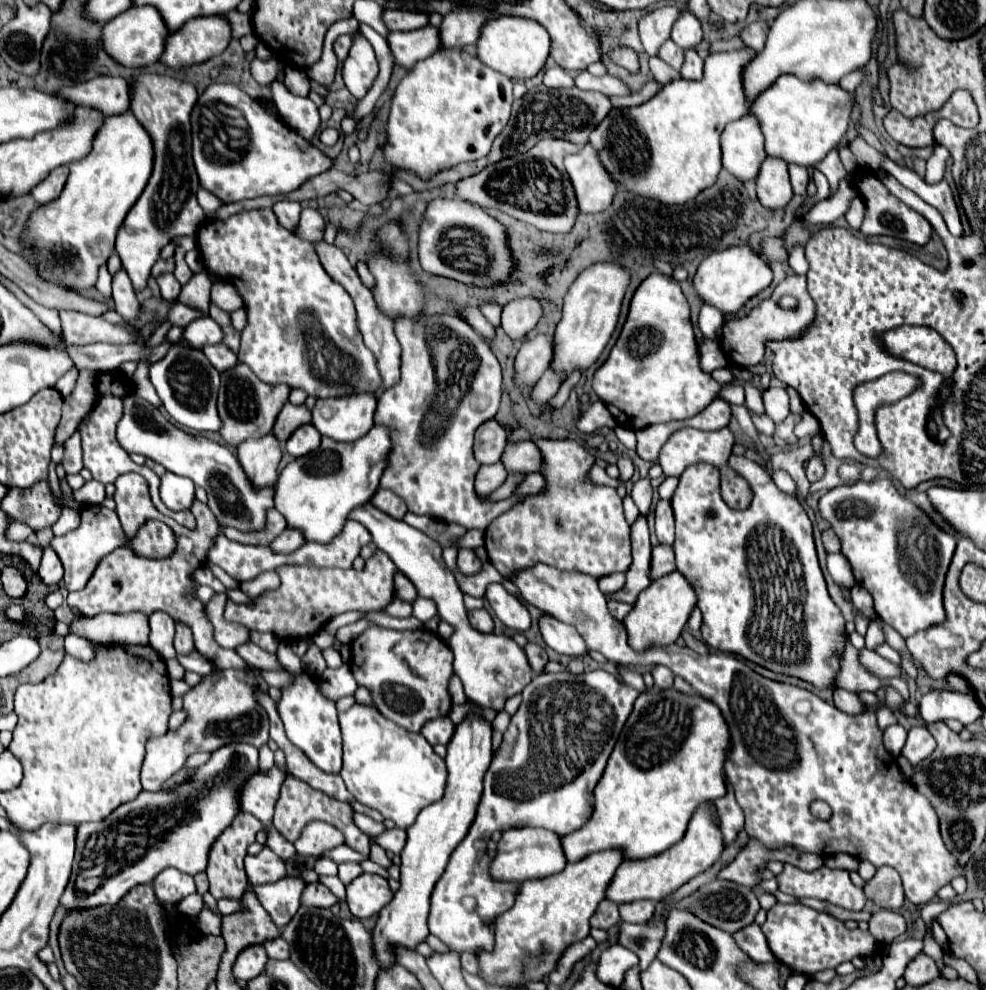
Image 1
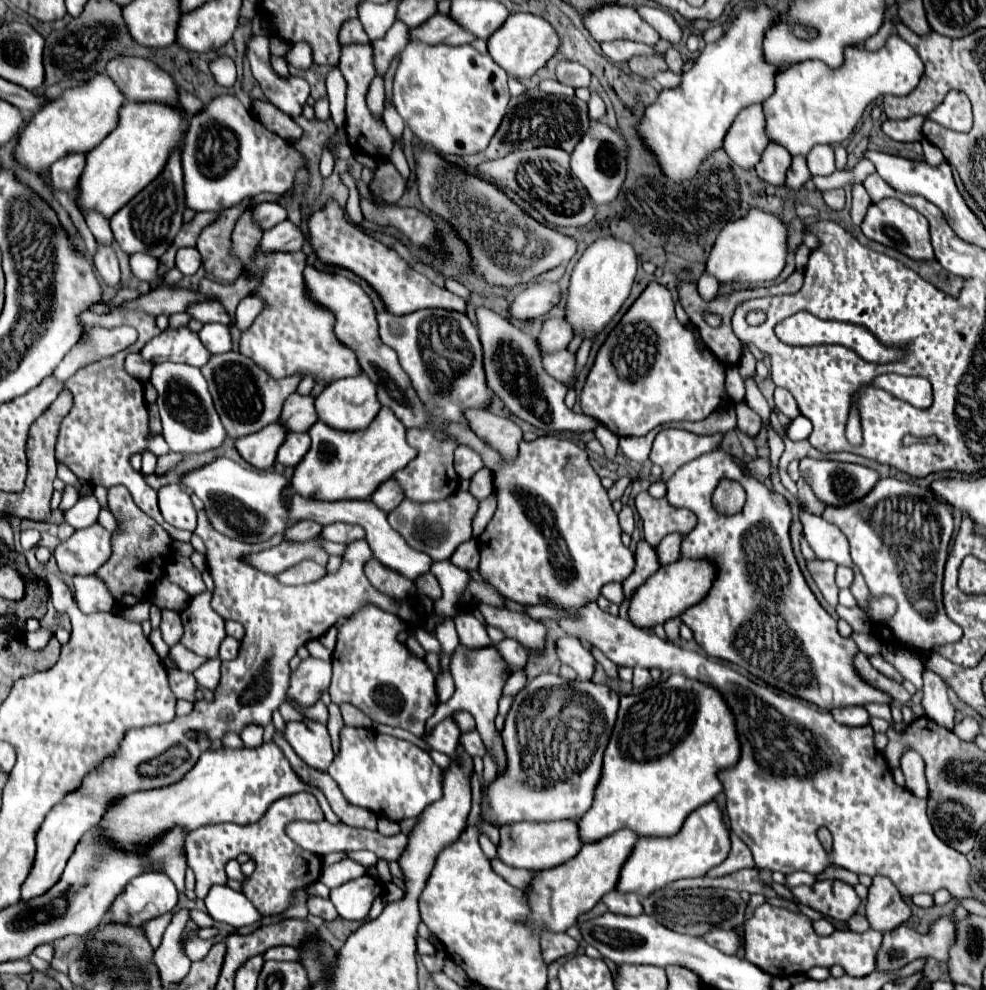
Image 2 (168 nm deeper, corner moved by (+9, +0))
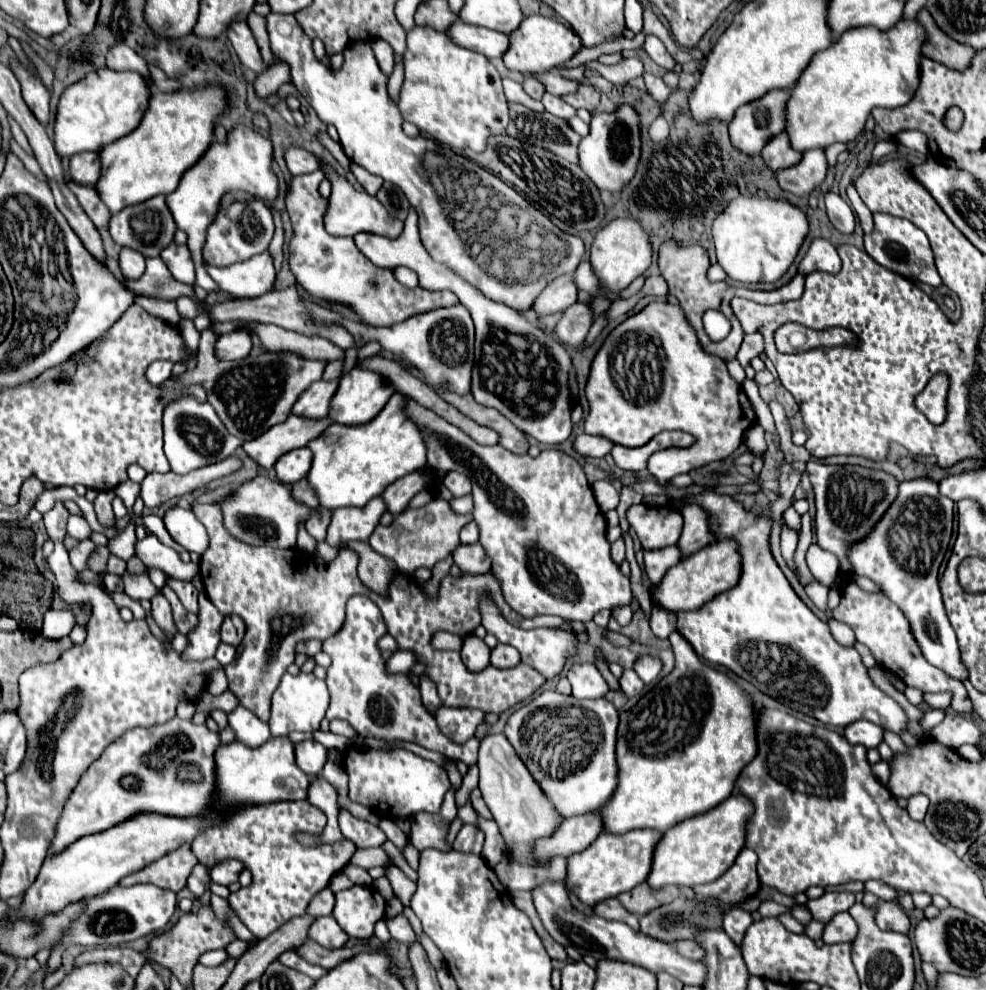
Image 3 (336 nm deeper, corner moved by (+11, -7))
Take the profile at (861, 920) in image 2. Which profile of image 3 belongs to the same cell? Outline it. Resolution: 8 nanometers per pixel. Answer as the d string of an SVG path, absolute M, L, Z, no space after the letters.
M843 911L843 913L837 913L833 917L833 921L829 921L825 925L825 933L823 933L823 941L825 943L845 943L845 941L853 941L855 935L857 935L857 923L855 919Z

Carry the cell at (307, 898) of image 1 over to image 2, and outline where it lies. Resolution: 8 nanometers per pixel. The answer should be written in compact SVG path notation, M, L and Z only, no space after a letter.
M309 898L309 900L307 900L307 906L309 906L309 914L319 916L319 918L323 918L323 920L327 920L327 922L337 918L337 910L335 910L335 906L333 906L329 900Z

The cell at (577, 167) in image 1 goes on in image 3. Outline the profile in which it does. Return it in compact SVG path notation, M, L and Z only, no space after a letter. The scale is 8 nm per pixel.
M631 107L593 115L591 131L579 143L579 167L601 193L619 193L633 179L639 161L639 117Z

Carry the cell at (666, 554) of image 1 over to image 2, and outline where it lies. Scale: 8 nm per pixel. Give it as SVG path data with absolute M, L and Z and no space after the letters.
M679 532L665 536L661 540L661 544L657 546L659 562L661 564L671 564L671 562L679 560L681 558L681 542L683 542L683 534L679 534Z

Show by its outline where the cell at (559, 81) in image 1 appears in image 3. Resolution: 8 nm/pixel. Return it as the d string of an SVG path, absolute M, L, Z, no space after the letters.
M545 93L541 101L543 101L545 109L547 109L549 113L557 115L557 117L565 117L565 119L571 119L571 117L575 115L575 107L571 107L569 103L565 103L561 97L555 97L555 95L551 95L551 93Z

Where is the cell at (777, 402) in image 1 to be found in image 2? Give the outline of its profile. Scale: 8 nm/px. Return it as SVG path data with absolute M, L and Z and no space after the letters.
M777 388L775 390L775 406L777 406L777 410L781 410L791 420L801 414L799 412L799 406L795 404L795 398L791 394L787 394L787 390L783 390L783 388Z

